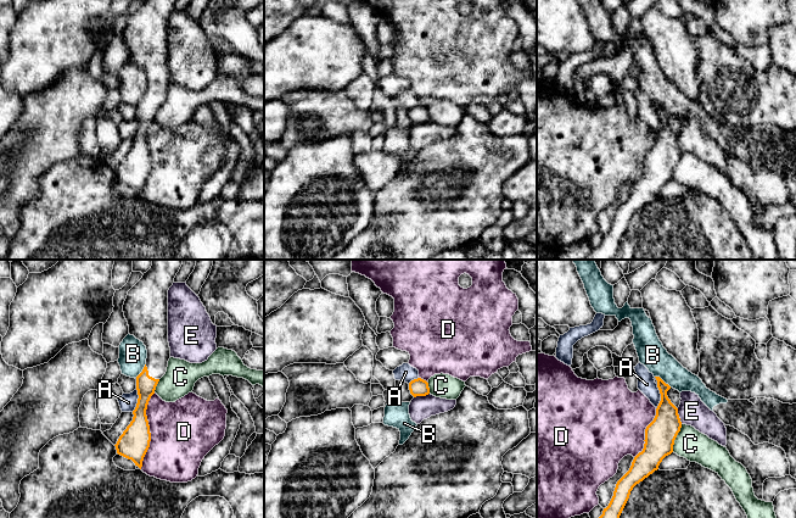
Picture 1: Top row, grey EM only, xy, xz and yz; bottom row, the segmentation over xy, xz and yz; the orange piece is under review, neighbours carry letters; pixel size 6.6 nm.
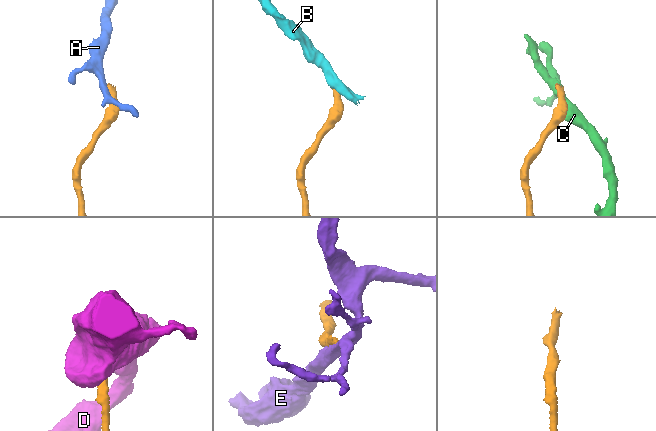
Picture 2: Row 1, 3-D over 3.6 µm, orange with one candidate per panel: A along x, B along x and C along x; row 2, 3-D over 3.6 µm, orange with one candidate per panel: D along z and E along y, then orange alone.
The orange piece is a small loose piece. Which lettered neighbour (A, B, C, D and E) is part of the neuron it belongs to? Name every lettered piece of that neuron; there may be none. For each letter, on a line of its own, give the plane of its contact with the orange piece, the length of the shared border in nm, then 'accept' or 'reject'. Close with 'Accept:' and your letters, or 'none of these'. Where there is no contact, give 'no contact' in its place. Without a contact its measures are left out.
A: yz | 170 nm | reject
B: yz | 130 nm | reject
C: yz | 200 nm | reject
D: xy | 500 nm | reject
E: xz | 110 nm | reject
Accept: none of these

